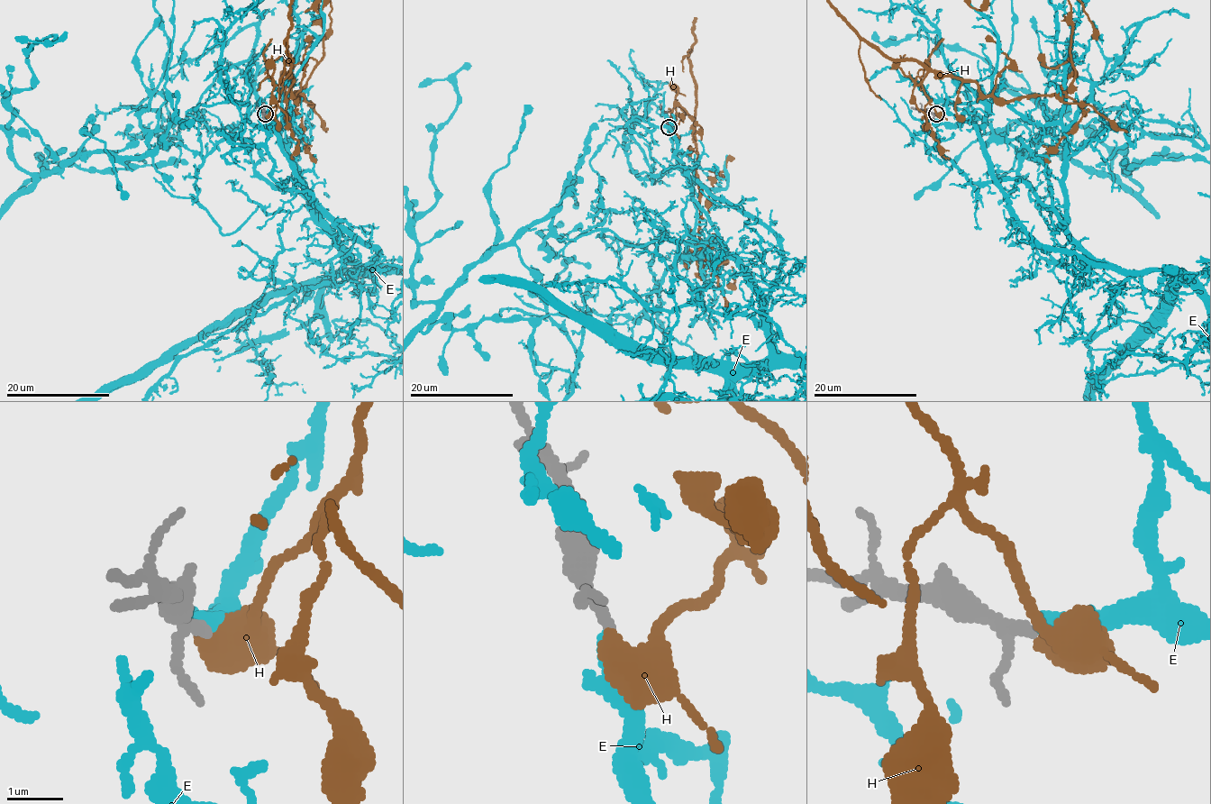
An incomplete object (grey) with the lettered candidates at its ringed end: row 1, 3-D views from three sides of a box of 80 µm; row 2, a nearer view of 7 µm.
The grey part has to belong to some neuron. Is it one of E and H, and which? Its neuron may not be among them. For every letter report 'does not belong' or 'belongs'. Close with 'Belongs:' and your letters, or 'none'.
E: belongs
H: does not belong
Belongs: E

